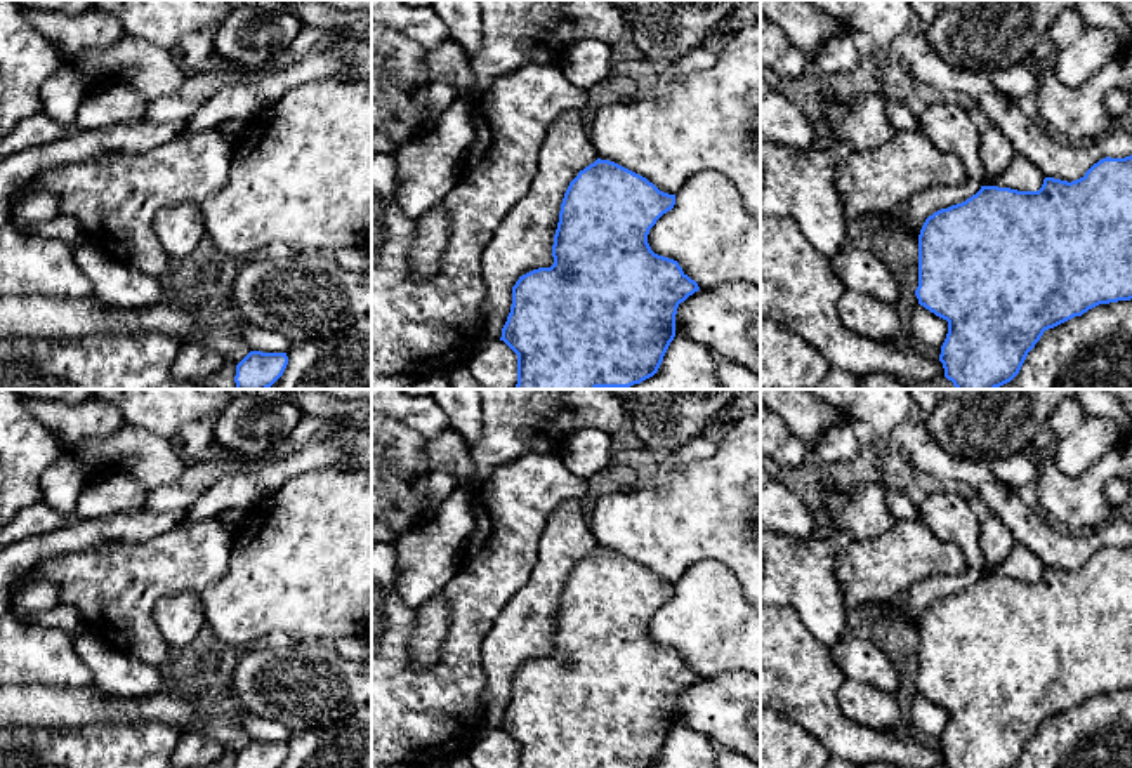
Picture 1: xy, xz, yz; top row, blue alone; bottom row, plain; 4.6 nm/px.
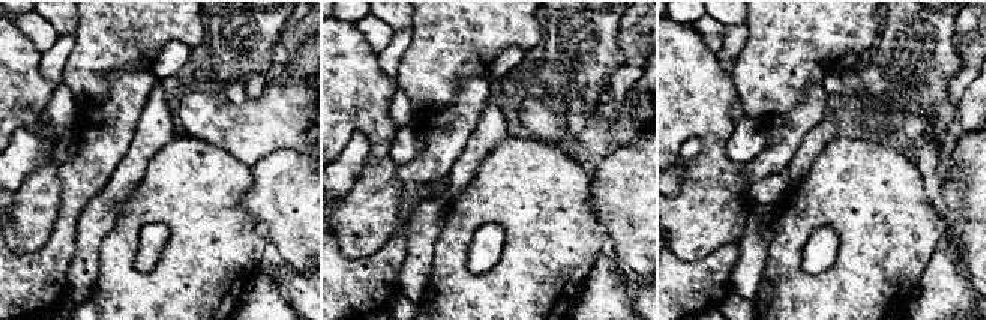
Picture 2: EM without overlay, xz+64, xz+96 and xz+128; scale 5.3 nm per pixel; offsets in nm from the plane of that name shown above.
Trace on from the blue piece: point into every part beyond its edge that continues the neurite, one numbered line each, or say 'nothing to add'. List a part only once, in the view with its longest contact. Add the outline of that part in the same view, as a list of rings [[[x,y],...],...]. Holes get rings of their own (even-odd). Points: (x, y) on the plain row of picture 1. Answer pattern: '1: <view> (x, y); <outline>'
nothing to add

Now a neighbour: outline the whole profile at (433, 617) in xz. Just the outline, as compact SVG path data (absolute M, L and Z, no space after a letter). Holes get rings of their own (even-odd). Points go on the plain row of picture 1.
M438 593L415 612L417 627L410 646L410 664L417 669L427 669L438 660L448 632L450 605L443 593Z

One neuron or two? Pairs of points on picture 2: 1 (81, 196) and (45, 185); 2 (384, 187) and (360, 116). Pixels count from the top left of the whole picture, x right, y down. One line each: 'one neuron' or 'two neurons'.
1: two neurons
2: one neuron

